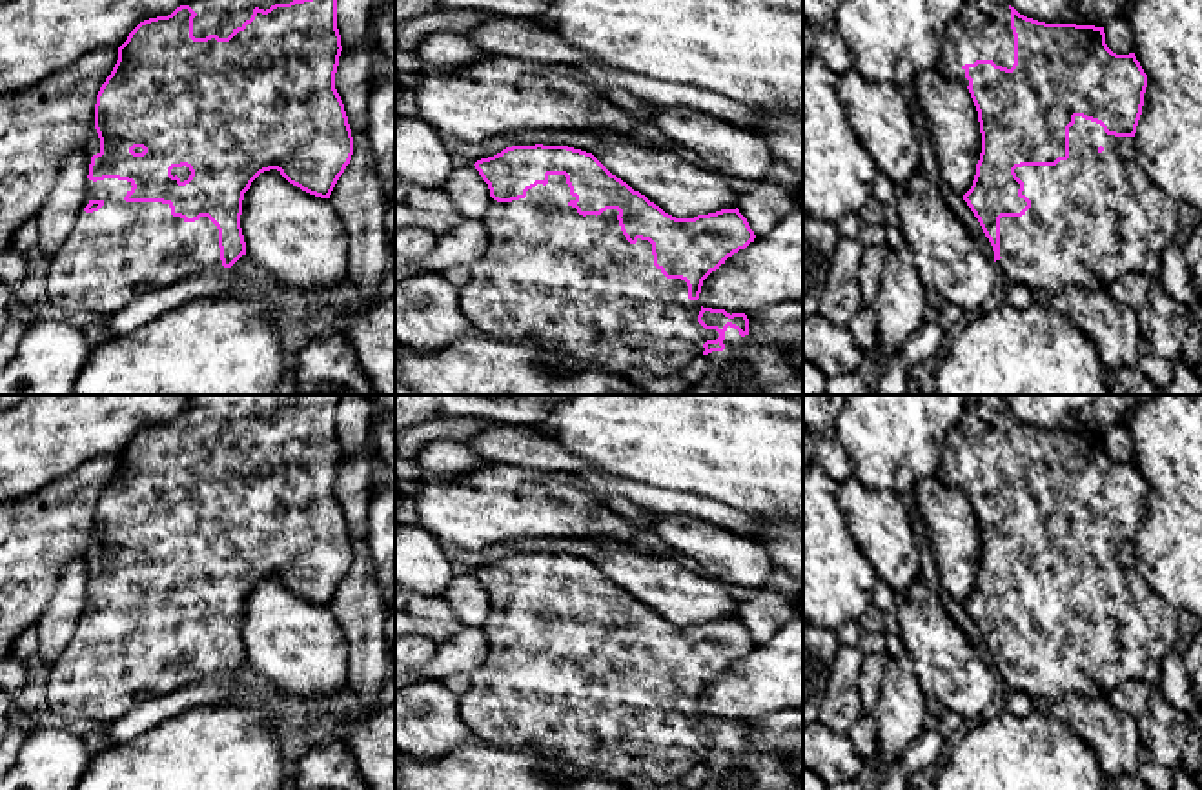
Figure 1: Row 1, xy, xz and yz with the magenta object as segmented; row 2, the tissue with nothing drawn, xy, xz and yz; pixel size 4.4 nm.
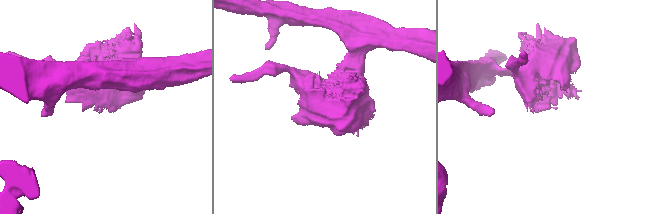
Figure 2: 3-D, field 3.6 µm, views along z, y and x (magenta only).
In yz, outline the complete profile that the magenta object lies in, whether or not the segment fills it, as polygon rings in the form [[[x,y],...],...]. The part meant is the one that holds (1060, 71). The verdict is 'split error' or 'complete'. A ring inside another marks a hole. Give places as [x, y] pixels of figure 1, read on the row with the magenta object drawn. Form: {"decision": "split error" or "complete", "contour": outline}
{"decision": "split error", "contour": [[[965,0],[960,15],[949,24],[942,44],[938,67],[963,84],[978,111],[982,153],[976,175],[963,200],[978,218],[994,251],[994,264],[1007,284],[1024,284],[1033,293],[1049,291],[1053,297],[1065,288],[1107,291],[1116,280],[1131,271],[1142,271],[1158,279],[1164,249],[1175,242],[1177,235],[1177,200],[1160,191],[1138,167],[1135,133],[1142,115],[1147,75],[1135,53],[1116,55],[1105,44],[1104,27],[1076,24],[1045,24],[1020,15],[1009,0]]]}

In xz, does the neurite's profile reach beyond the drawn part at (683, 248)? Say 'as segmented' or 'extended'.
extended

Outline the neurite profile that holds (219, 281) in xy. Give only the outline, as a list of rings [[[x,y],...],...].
[[[217,266],[197,277],[178,280],[160,291],[146,291],[118,313],[107,317],[107,333],[111,339],[127,335],[164,311],[175,309],[193,299],[226,297],[235,282],[239,282],[239,279],[233,268]]]

